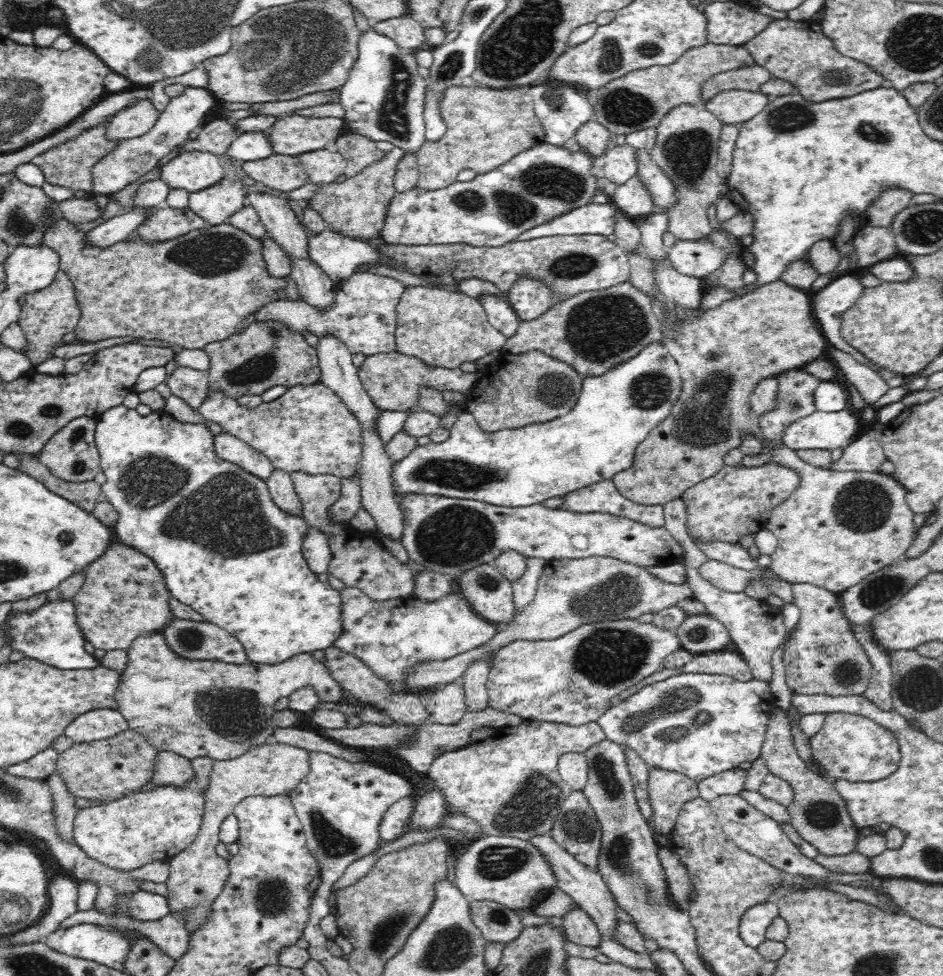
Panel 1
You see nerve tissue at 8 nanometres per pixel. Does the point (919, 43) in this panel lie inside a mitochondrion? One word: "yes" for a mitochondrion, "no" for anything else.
yes

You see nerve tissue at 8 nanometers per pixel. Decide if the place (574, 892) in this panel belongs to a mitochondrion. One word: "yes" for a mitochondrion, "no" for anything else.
no

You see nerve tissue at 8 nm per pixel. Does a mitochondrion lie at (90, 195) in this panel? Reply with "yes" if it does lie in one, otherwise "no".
no

